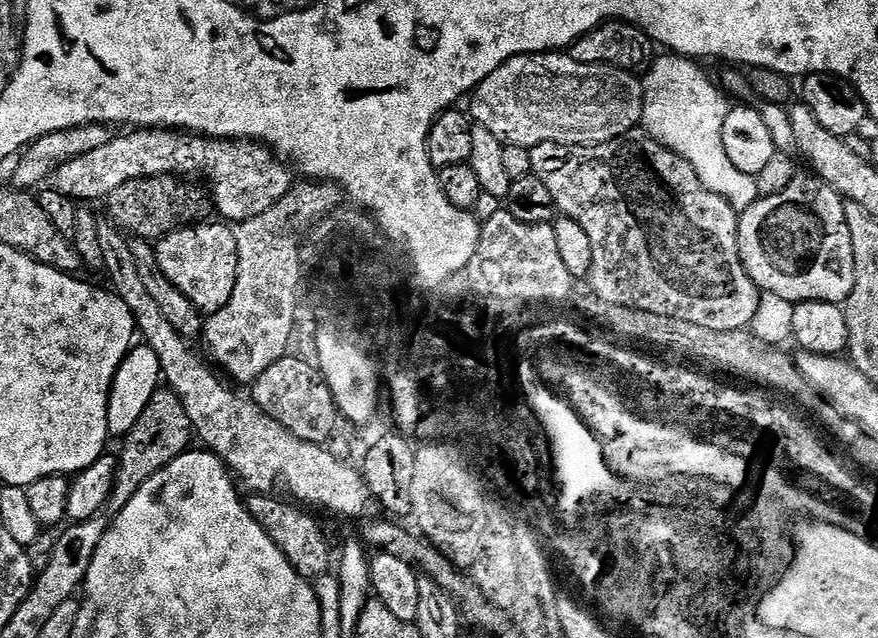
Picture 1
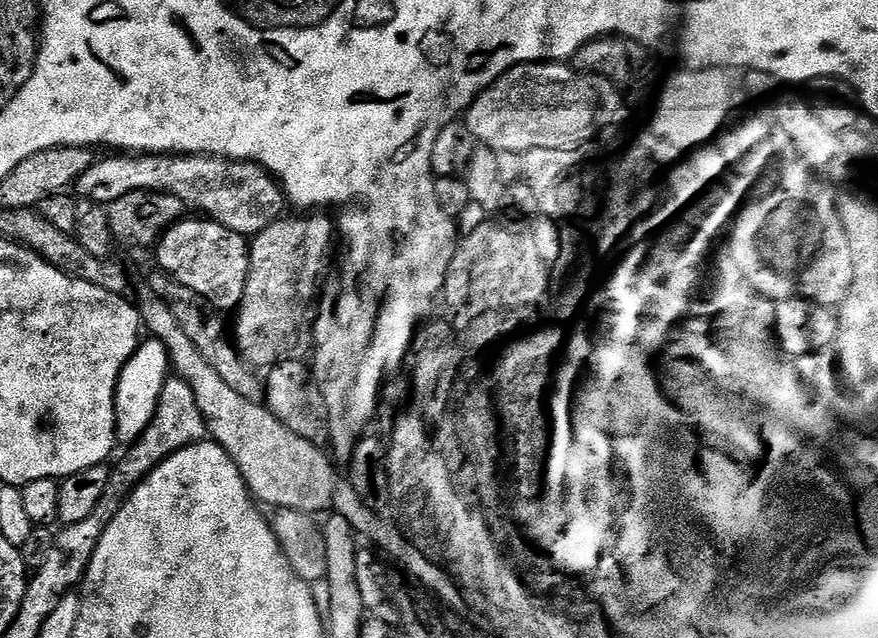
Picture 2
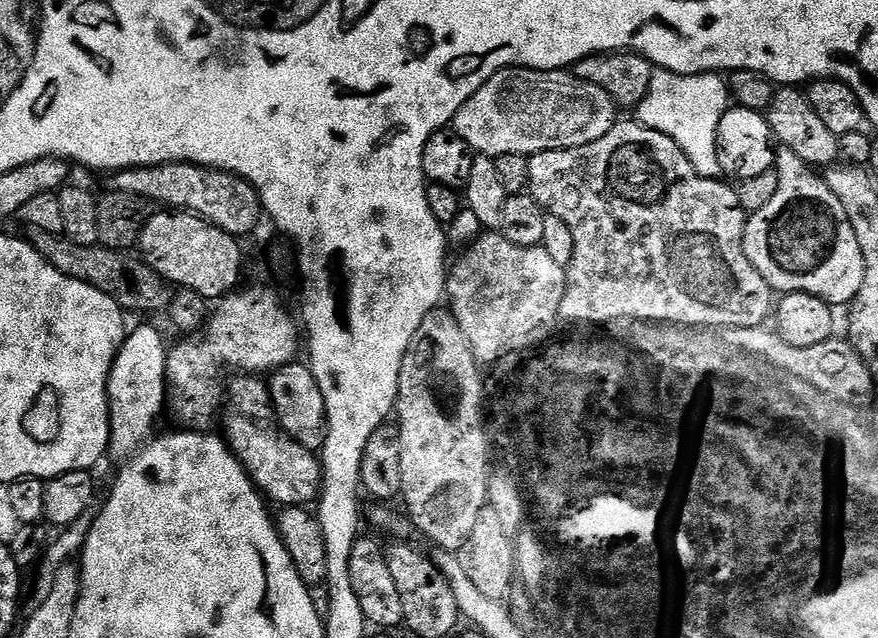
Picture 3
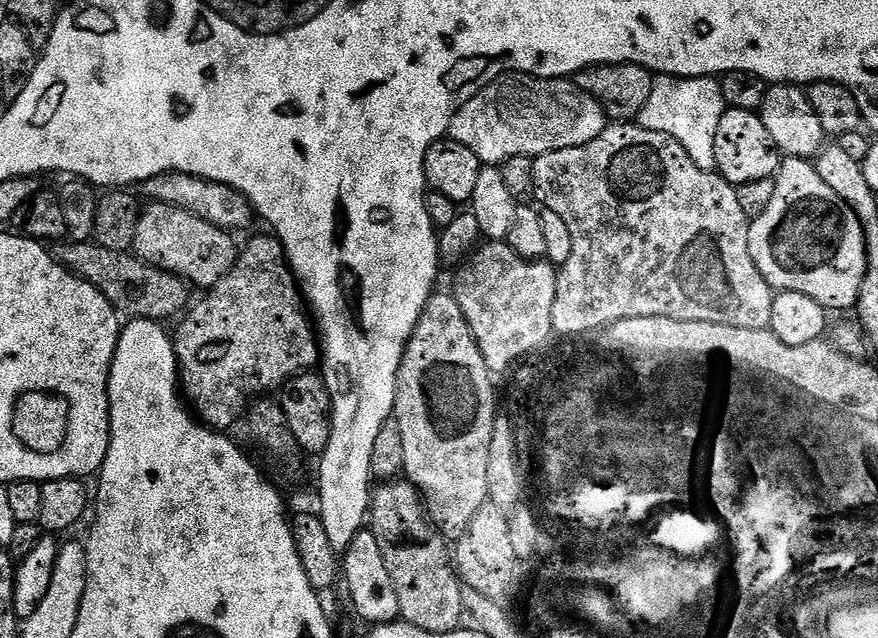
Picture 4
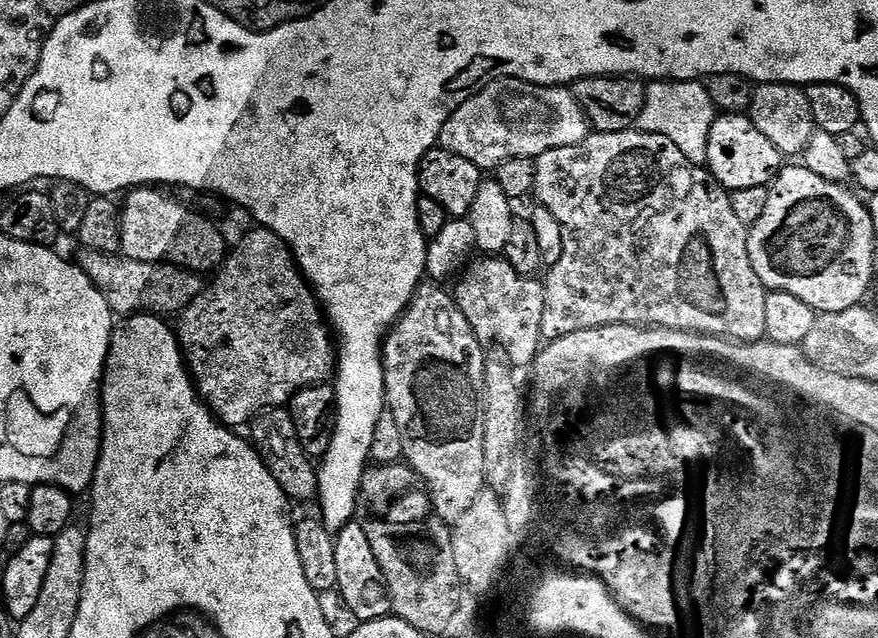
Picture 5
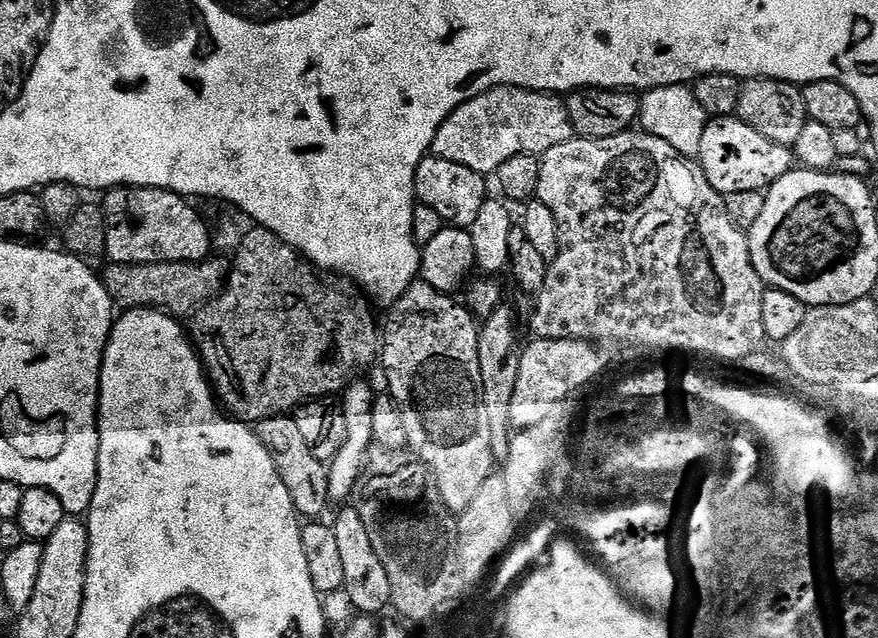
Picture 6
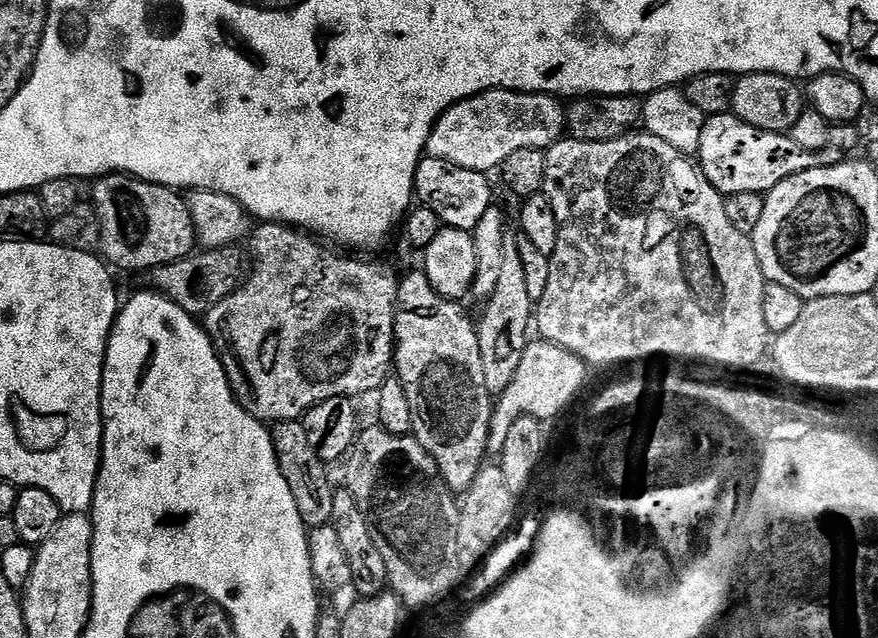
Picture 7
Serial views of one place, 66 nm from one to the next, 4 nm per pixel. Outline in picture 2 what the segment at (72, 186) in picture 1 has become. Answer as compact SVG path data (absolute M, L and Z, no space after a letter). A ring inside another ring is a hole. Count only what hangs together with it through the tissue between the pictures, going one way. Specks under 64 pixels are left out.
M104 154L101 158L93 159L92 164L89 166L84 173L82 173L74 183L74 192L77 197L81 196L84 200L89 200L88 204L92 206L107 206L115 202L118 198L122 198L122 194L127 192L165 192L170 194L174 198L178 198L183 202L185 206L191 206L197 208L197 213L203 214L207 219L214 221L216 224L221 224L226 230L234 230L238 235L245 238L252 238L254 235L261 230L266 225L266 221L273 215L272 211L279 206L280 200L282 204L282 193L280 191L279 185L263 168L258 164L253 164L247 160L226 160L222 156L206 156L203 154Z

